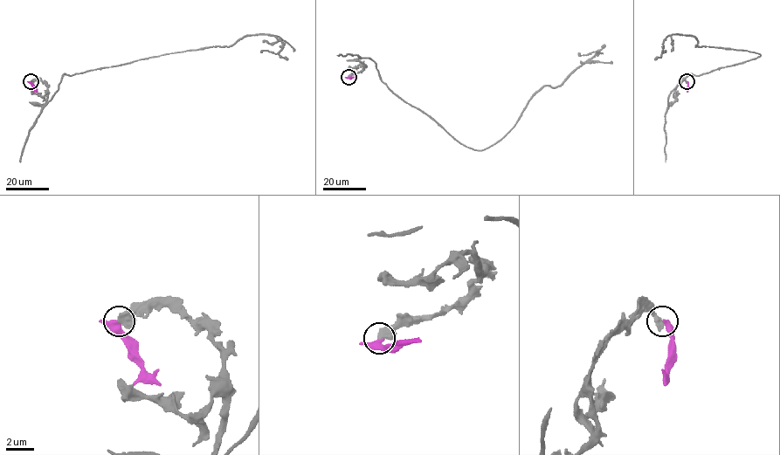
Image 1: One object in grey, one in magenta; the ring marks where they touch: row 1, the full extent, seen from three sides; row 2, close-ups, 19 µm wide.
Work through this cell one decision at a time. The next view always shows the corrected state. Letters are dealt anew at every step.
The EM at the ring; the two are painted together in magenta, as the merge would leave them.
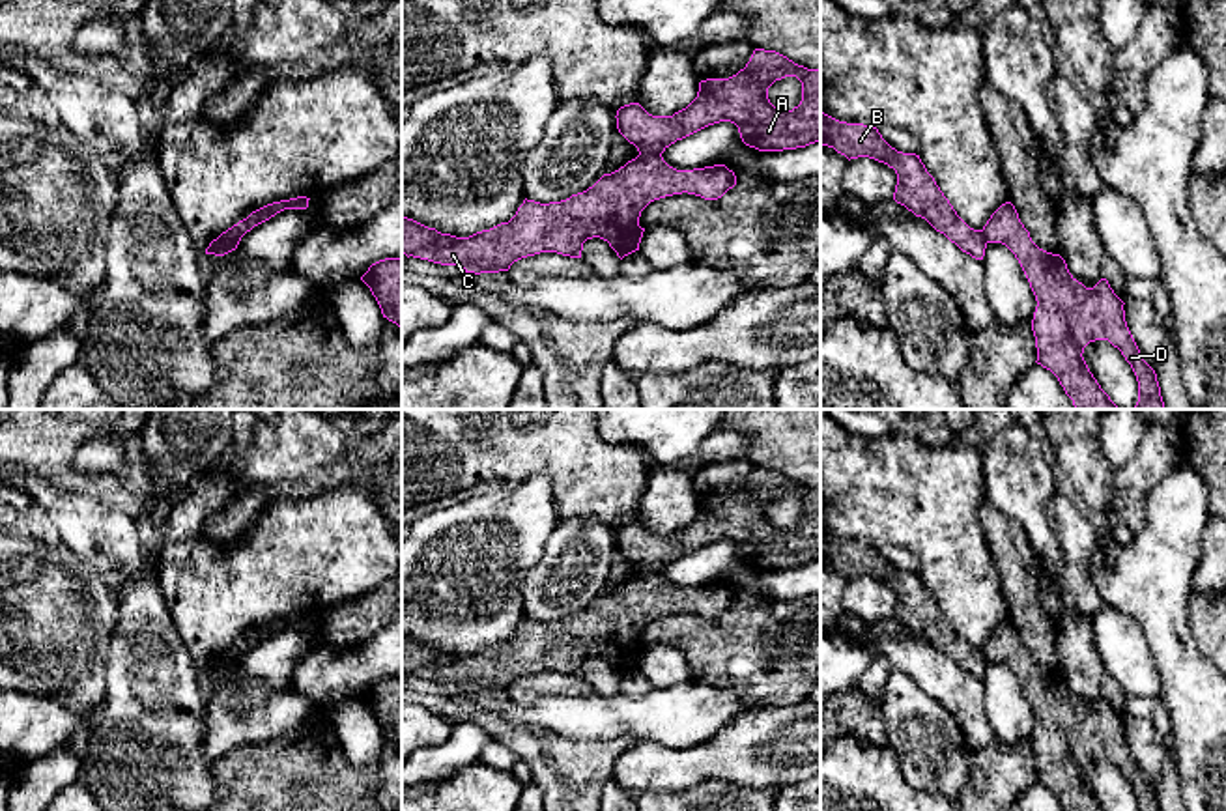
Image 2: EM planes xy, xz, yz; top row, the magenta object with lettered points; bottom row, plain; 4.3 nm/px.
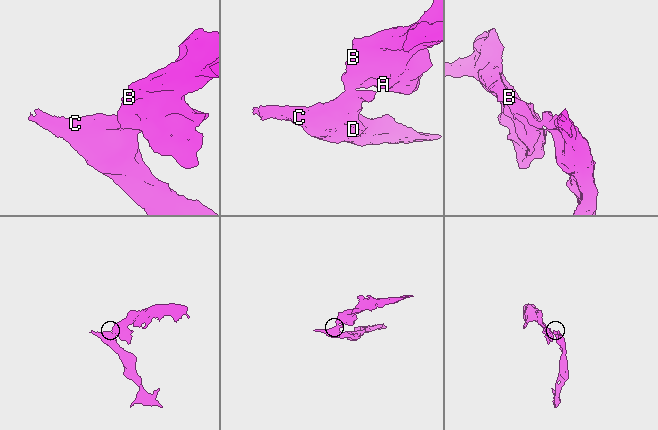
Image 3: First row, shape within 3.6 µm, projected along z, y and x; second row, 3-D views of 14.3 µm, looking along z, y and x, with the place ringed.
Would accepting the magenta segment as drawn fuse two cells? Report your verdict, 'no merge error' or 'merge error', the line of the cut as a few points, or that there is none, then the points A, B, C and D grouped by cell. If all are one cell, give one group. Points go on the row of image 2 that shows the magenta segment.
merge error; cut xy (219, 236), (240, 238); groups A B / C D

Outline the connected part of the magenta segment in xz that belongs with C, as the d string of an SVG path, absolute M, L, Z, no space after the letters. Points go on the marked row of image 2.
M637 155L611 174L604 174L592 187L572 194L561 202L540 204L523 200L508 222L469 237L456 237L428 228L413 219L402 217L402 252L409 258L421 258L441 265L462 265L465 273L499 273L521 258L540 252L557 252L570 258L581 258L583 243L600 237L622 260L639 250L645 228L639 226L641 211L654 200L673 194L695 194L705 200L718 200L736 185L736 176L725 164L714 164L693 170L677 170L662 155Z

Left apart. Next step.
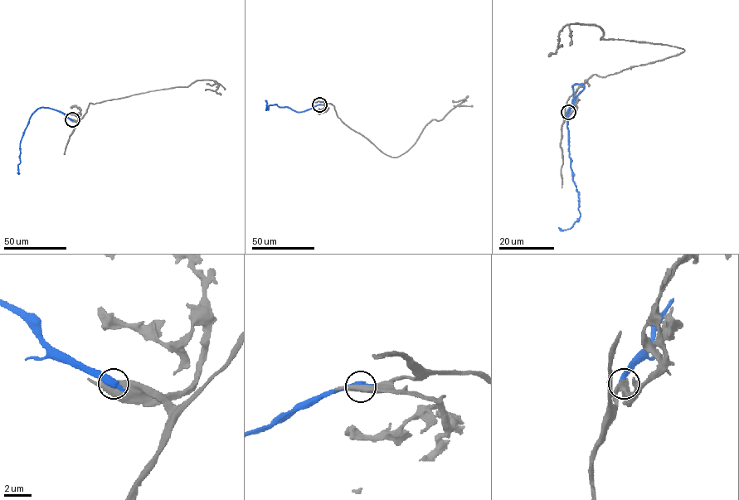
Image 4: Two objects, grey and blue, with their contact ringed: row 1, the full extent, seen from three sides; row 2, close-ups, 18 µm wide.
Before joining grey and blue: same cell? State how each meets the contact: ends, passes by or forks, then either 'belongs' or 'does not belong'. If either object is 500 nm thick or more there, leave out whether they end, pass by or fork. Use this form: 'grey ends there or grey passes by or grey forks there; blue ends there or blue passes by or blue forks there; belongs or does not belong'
does not belong

